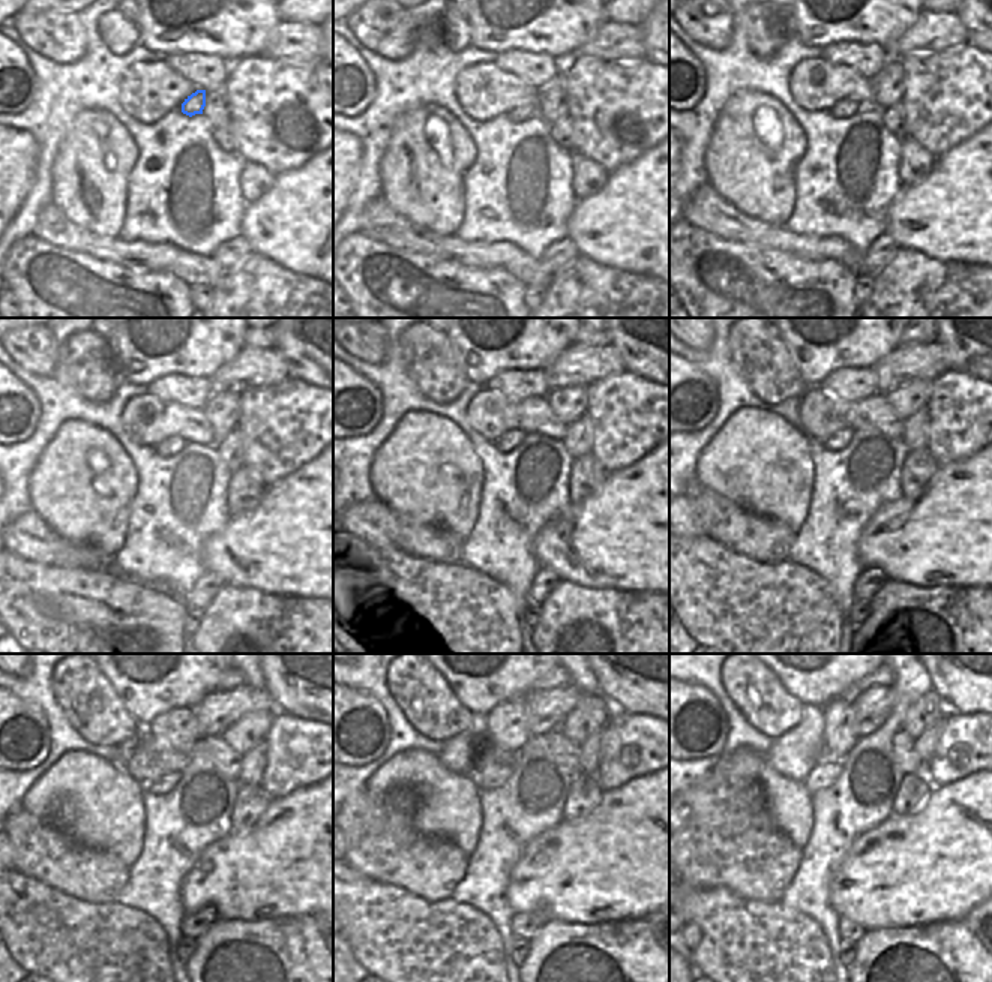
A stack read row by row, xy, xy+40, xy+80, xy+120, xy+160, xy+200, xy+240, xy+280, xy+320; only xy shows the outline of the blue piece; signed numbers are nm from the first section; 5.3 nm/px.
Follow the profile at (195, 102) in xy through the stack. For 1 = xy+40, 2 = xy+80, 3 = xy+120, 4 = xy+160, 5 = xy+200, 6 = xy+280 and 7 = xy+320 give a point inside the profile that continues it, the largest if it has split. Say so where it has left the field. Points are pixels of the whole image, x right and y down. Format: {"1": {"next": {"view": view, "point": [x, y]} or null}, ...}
{"1": {"next": {"view": "xy+40", "point": [530, 107]}}, "2": {"next": {"view": "xy+80", "point": [845, 108]}}, "3": {"next": {"view": "xy+120", "point": [173, 444]}}, "4": {"next": {"view": "xy+160", "point": [506, 443]}}, "5": {"next": {"view": "xy+200", "point": [839, 441]}}, "6": {"next": {"view": "xy+280", "point": [491, 777]}}, "7": {"next": {"view": "xy+320", "point": [824, 774]}}}

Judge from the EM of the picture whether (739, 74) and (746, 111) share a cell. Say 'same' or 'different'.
different

